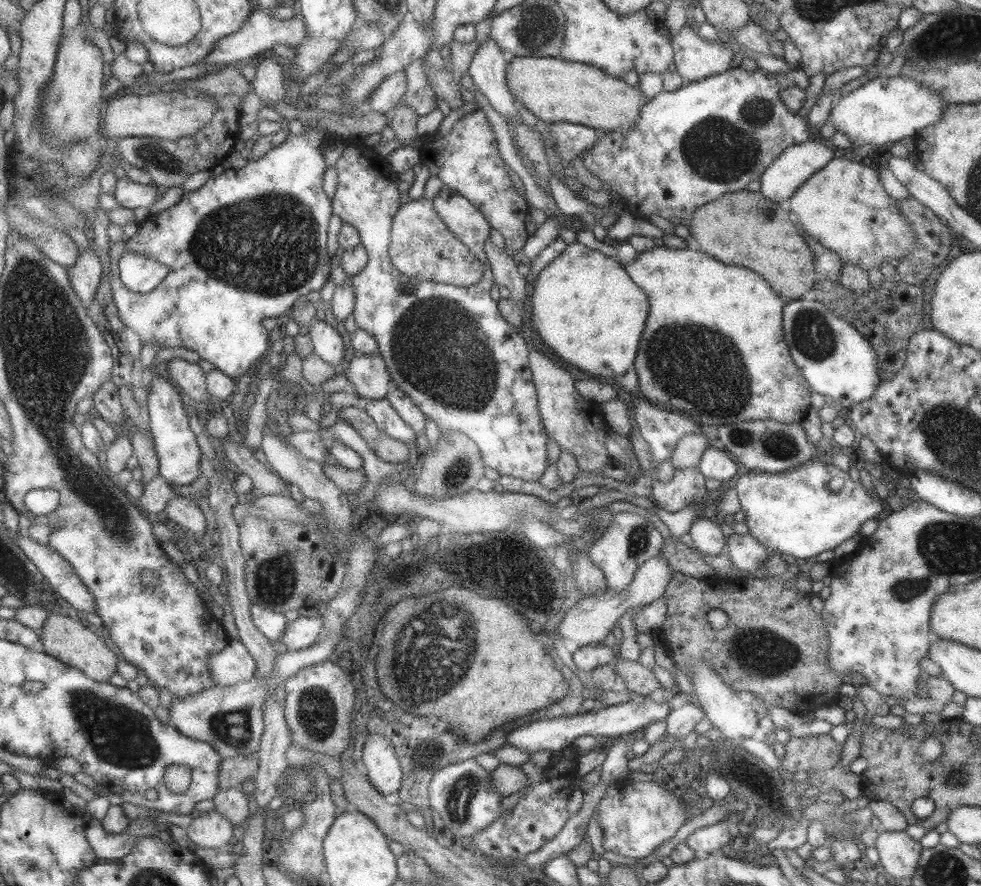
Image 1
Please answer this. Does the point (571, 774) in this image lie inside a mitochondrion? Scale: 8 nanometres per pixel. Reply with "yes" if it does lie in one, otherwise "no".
no

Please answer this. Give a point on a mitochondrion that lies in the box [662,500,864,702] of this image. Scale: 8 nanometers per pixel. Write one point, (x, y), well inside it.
(760, 652)

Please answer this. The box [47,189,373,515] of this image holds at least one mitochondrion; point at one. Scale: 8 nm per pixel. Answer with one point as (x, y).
(270, 245)

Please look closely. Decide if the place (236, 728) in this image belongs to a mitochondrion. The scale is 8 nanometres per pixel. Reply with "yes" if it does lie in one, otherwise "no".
yes

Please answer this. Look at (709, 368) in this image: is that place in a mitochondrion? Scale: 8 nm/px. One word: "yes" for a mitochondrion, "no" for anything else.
yes

